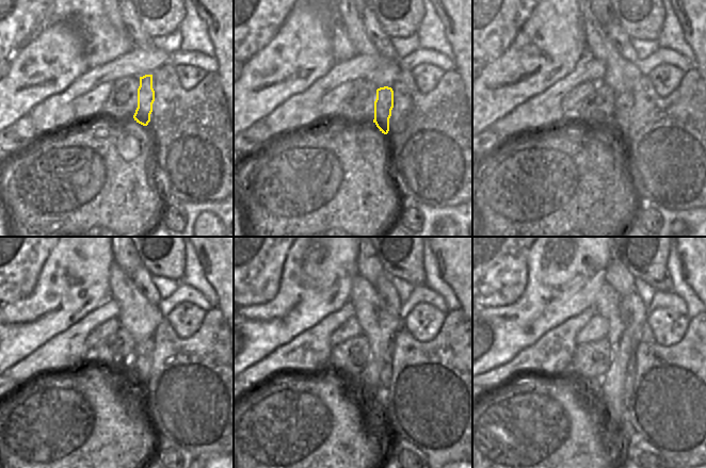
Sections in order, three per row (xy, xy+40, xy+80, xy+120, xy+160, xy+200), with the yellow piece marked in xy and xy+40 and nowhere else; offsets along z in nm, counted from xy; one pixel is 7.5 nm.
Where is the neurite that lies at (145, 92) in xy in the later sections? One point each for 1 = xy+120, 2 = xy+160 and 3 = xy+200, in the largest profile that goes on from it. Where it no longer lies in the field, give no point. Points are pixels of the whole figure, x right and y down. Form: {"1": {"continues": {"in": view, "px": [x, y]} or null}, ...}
{"1": {"continues": {"in": "xy+120", "px": [142, 359]}}, "2": {"continues": {"in": "xy+160", "px": [385, 374]}}, "3": {"continues": {"in": "xy+200", "px": [630, 370]}}}

